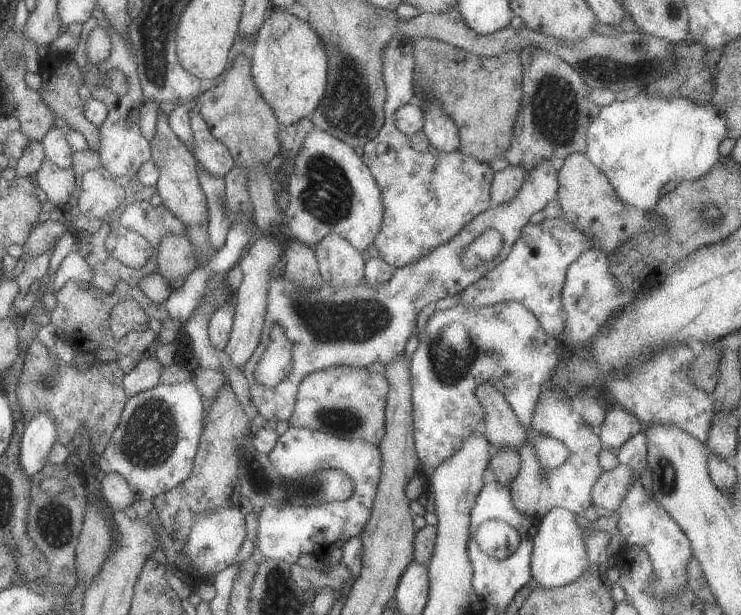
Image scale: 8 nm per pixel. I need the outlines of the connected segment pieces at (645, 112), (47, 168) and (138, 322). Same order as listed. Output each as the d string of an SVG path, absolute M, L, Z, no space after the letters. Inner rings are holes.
M630 88L625 92L625 100L616 100L600 107L597 118L587 127L587 148L584 154L607 177L623 204L647 212L656 205L663 184L667 184L669 180L679 183L701 178L713 165L719 163L719 158L722 158L719 144L725 137L725 118L717 106L694 103L687 98L679 98L678 94L672 92L669 92L667 98L657 98L649 96L646 88Z
M44 158L36 172L36 184L42 198L64 209L75 186L75 172L71 168L57 168Z
M122 300L110 310L108 324L115 340L128 332L143 332L147 328L147 316L136 300Z

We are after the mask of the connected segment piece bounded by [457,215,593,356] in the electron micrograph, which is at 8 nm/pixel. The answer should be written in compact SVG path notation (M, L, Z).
M563 216L544 218L539 223L524 223L519 238L515 240L507 258L491 268L483 278L468 284L457 294L458 305L483 308L495 303L517 301L536 316L539 326L547 336L558 341L555 352L562 355L569 346L562 342L565 310L561 306L561 289L566 270L585 250L593 249L591 240L573 228Z

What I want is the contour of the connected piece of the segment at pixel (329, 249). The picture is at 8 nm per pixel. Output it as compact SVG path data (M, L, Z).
M331 233L324 236L313 252L319 274L327 286L355 286L364 278L364 262L360 252L345 238Z

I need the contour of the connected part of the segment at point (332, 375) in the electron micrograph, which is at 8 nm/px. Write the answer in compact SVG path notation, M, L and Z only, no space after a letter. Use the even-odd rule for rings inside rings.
M339 365L318 370L301 379L288 424L343 440L365 440L378 446L384 434L387 391L388 384L383 373L371 371L369 368Z

